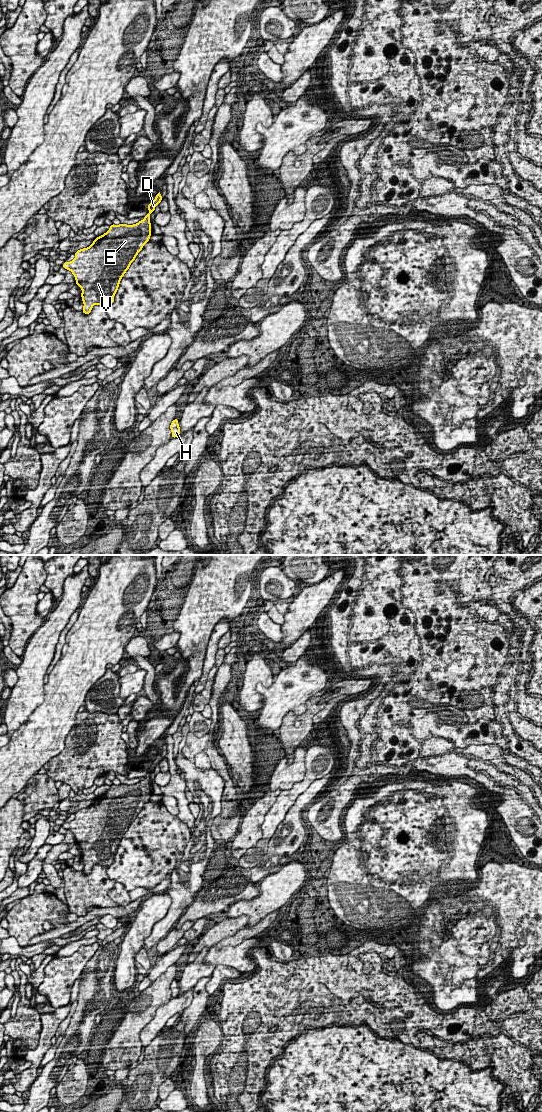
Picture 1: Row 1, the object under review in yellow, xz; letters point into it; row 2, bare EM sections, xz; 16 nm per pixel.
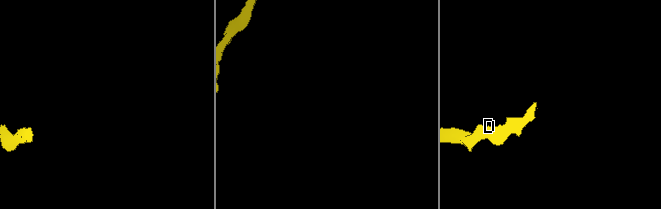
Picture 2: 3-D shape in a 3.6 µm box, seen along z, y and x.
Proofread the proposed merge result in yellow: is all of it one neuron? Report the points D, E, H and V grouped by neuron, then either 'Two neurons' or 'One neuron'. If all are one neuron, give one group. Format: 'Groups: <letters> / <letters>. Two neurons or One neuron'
Groups: D E H V. One neuron

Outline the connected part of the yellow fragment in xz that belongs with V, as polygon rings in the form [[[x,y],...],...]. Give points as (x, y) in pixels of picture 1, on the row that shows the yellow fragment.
[[[159,192],[147,206],[149,213],[144,220],[134,225],[112,224],[91,246],[77,251],[74,260],[62,265],[73,273],[82,289],[84,314],[89,314],[95,304],[109,307],[114,302],[121,278],[149,242],[150,214],[162,199]]]

